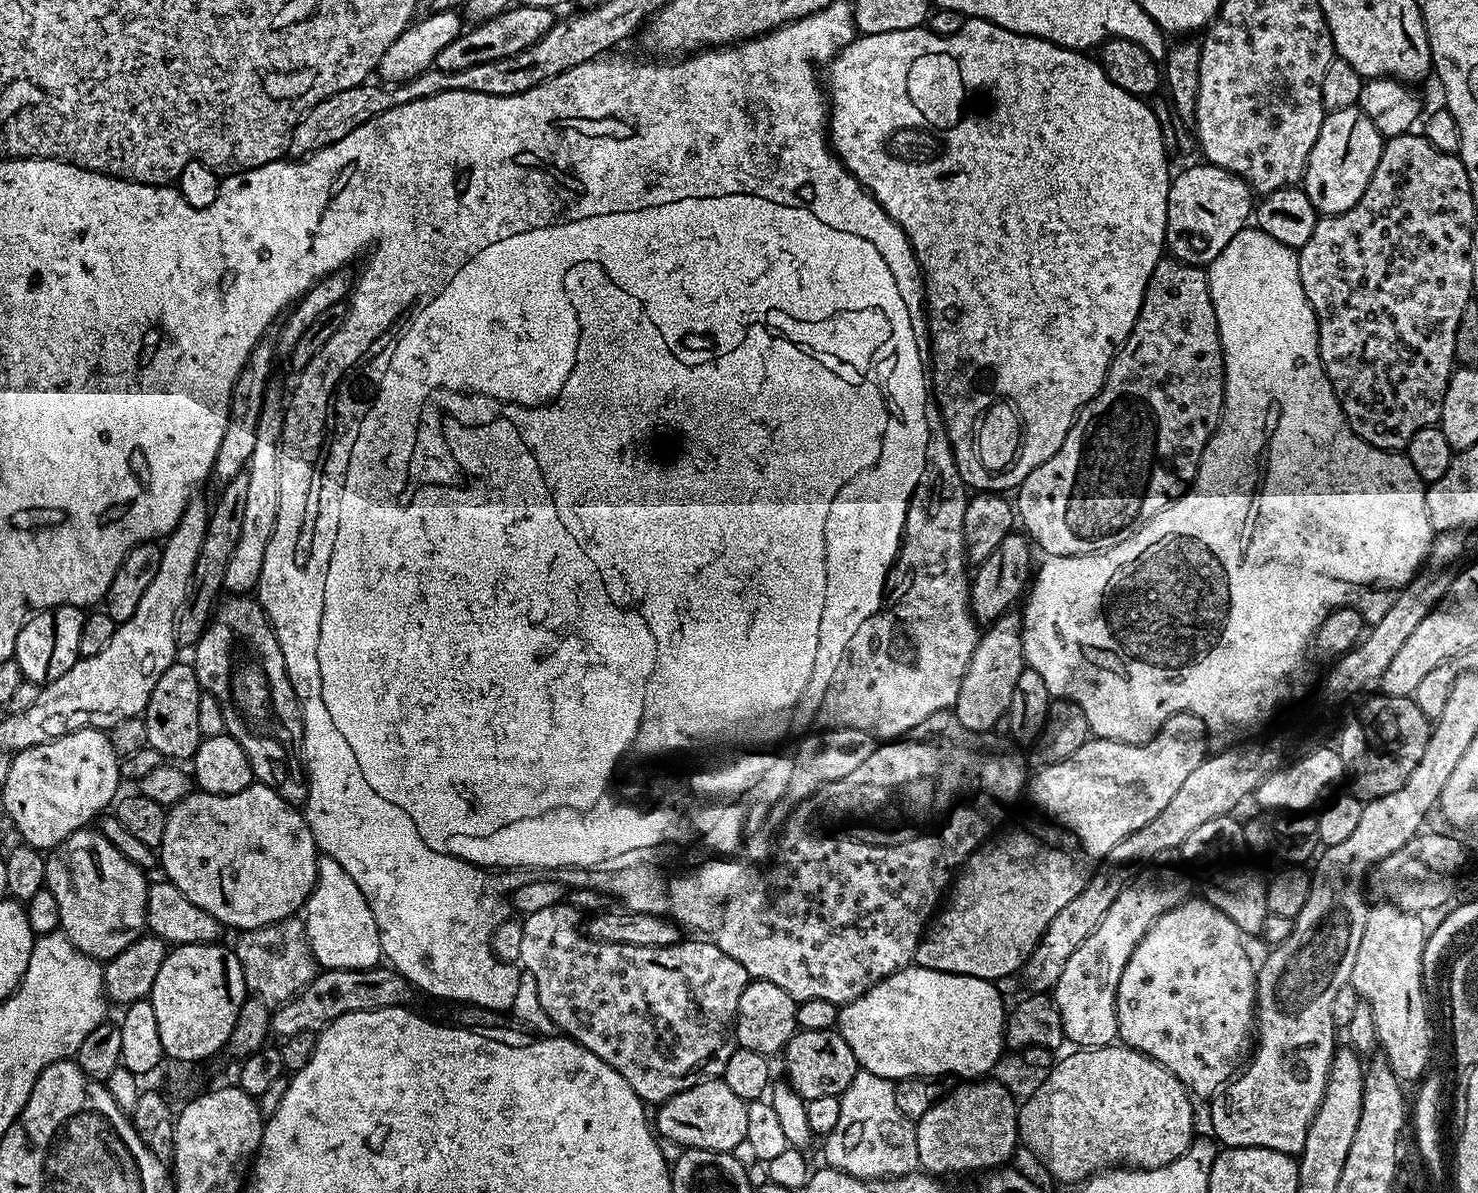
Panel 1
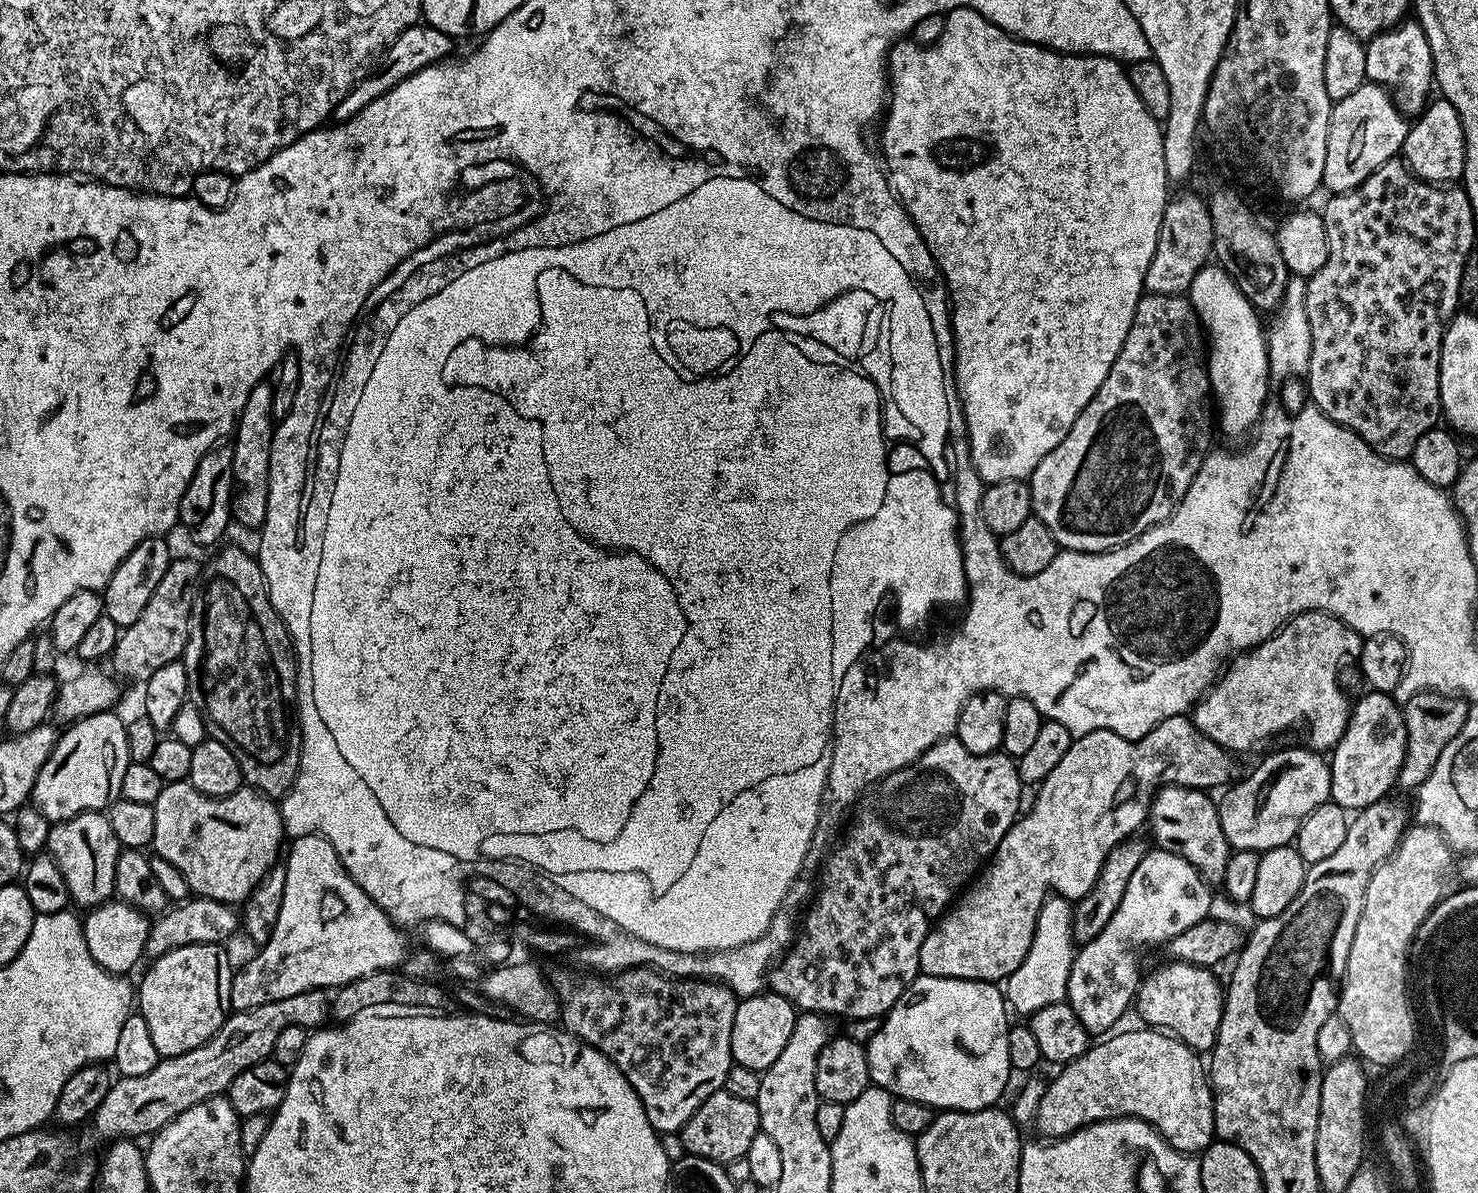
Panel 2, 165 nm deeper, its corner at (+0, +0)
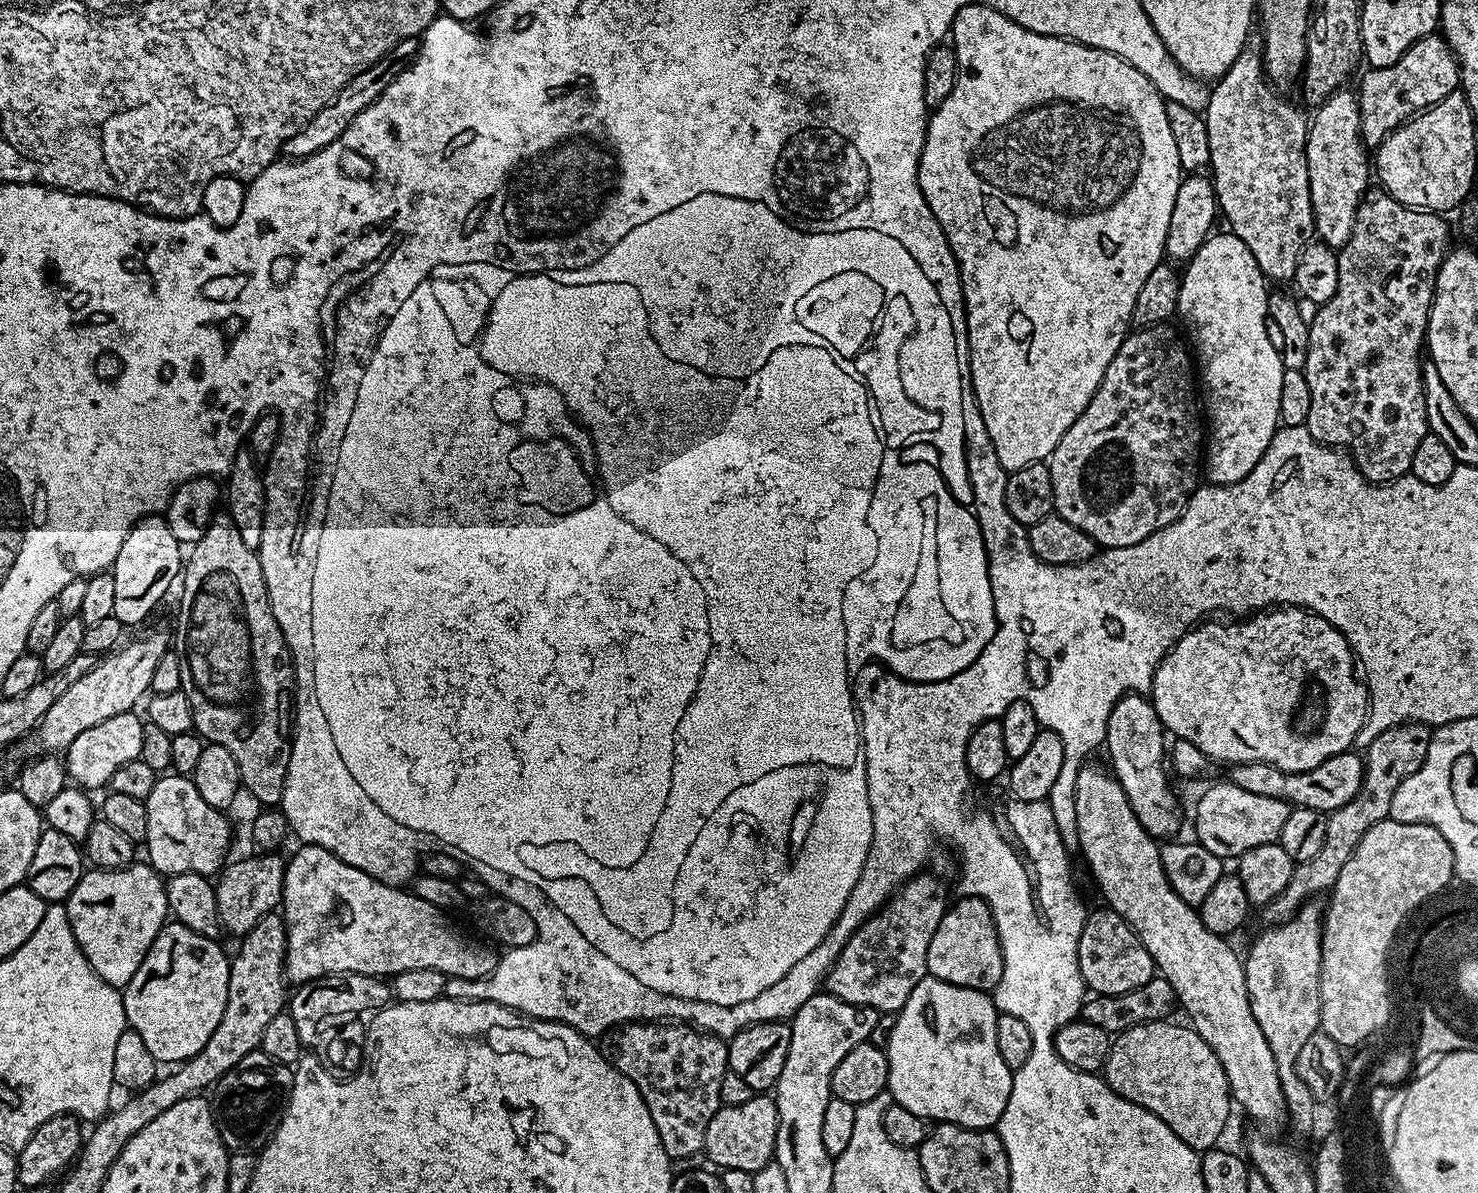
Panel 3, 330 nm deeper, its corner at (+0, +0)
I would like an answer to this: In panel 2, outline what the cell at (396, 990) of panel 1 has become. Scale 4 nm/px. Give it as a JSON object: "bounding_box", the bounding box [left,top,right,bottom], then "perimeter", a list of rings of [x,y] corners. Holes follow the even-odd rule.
{"bounding_box":[90,989,330,1142],"perimeter":[[[312,989],[296,994],[291,998],[278,999],[268,1002],[254,1010],[231,1013],[219,1030],[200,1047],[187,1051],[186,1054],[163,1057],[153,1070],[147,1074],[136,1076],[120,1076],[109,1087],[106,1098],[102,1098],[102,1106],[90,1118],[90,1125],[104,1142],[111,1142],[121,1138],[140,1138],[140,1135],[153,1135],[169,1124],[178,1114],[184,1113],[190,1106],[208,1100],[210,1097],[223,1095],[230,1083],[242,1070],[249,1069],[262,1060],[271,1057],[274,1041],[279,1031],[286,1026],[301,1025],[309,1030],[323,1027],[330,1016],[330,1000],[323,989]]]}

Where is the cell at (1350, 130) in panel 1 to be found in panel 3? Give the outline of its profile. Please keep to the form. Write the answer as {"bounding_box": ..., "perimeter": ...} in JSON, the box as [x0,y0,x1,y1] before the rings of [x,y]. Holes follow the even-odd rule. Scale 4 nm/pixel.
{"bounding_box":[1358,34,1460,150],"perimeter":[[[1433,34],[1414,42],[1394,66],[1368,68],[1360,80],[1358,99],[1360,102],[1360,138],[1369,149],[1375,150],[1397,127],[1409,118],[1441,102],[1452,91],[1460,88],[1460,66],[1452,48],[1444,41],[1443,35]]]}

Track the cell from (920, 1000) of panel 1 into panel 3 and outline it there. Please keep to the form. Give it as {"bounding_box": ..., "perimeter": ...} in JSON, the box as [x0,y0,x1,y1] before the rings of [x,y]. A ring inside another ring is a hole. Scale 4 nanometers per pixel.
{"bounding_box":[886,975,1013,1130],"perimeter":[[[927,975],[923,980],[918,982],[918,986],[914,986],[914,990],[910,990],[910,998],[906,998],[906,1002],[895,1015],[896,1021],[894,1022],[894,1028],[892,1032],[887,1034],[888,1043],[886,1045],[886,1051],[888,1053],[887,1091],[891,1092],[893,1101],[902,1106],[906,1106],[906,1110],[911,1110],[913,1114],[918,1114],[929,1122],[957,1124],[963,1128],[979,1128],[981,1130],[995,1129],[996,1123],[1002,1118],[1002,1110],[1006,1110],[1006,1102],[1010,1098],[1013,1072],[1008,1069],[1006,1062],[1002,1062],[1002,1054],[998,1054],[998,1046],[994,1038],[994,1026],[996,1025],[998,1009],[993,997],[987,992],[954,986],[950,982],[942,982]]]}

